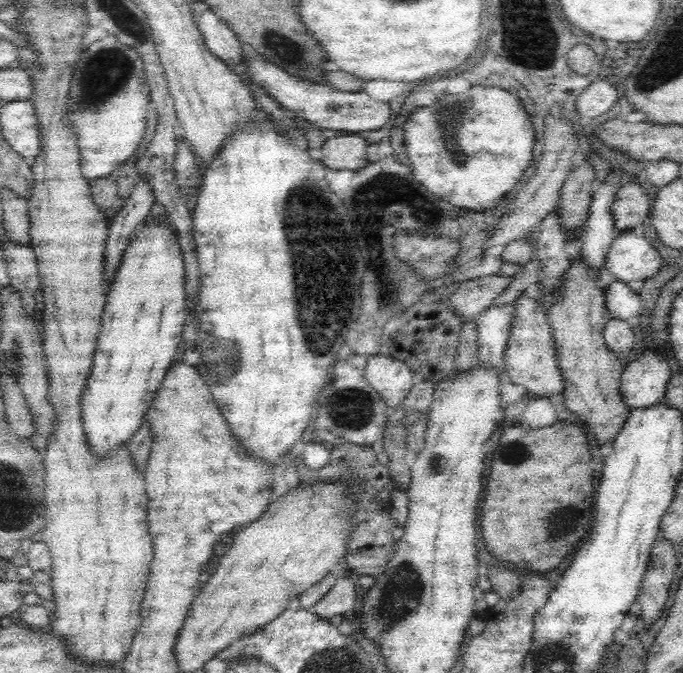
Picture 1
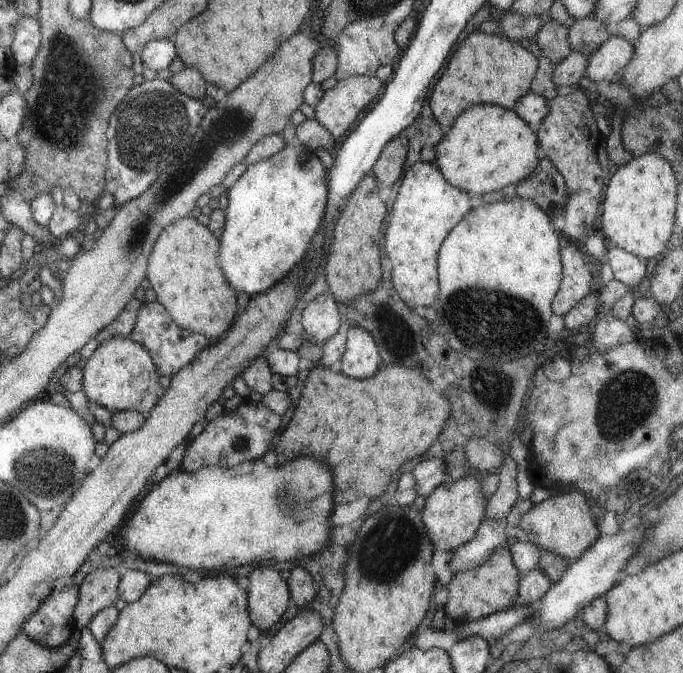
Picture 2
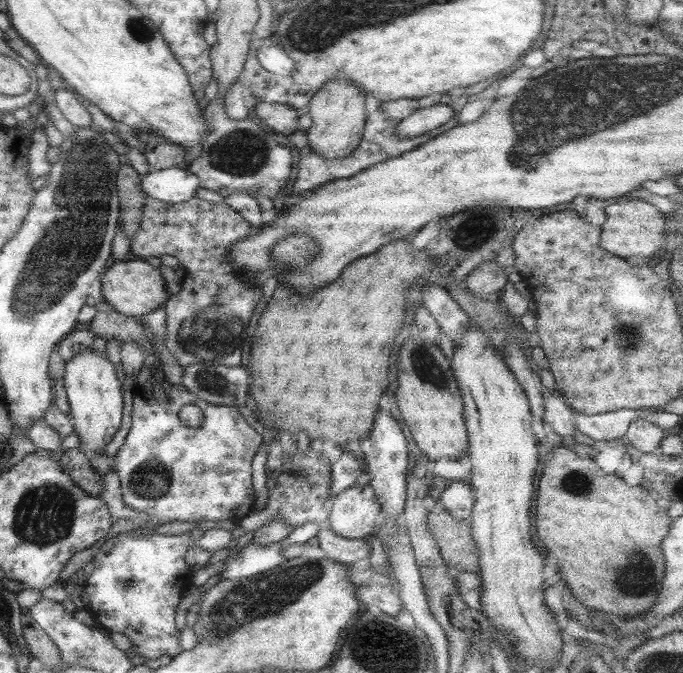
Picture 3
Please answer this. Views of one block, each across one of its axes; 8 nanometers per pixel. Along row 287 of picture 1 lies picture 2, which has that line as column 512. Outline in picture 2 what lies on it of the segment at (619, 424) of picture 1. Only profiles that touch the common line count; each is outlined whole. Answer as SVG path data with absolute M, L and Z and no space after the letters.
M499 547L494 550L484 565L450 577L452 581L446 587L449 596L443 610L458 624L480 621L492 614L509 610L517 600L517 591L521 580L508 547Z

